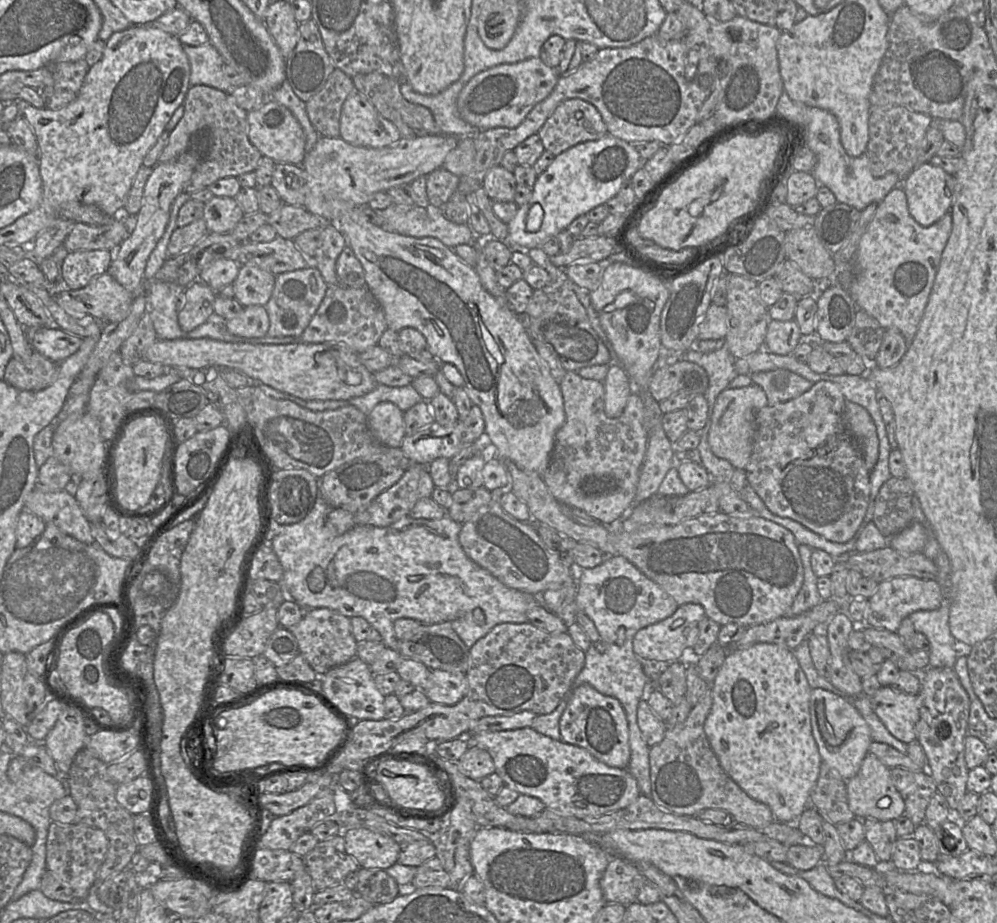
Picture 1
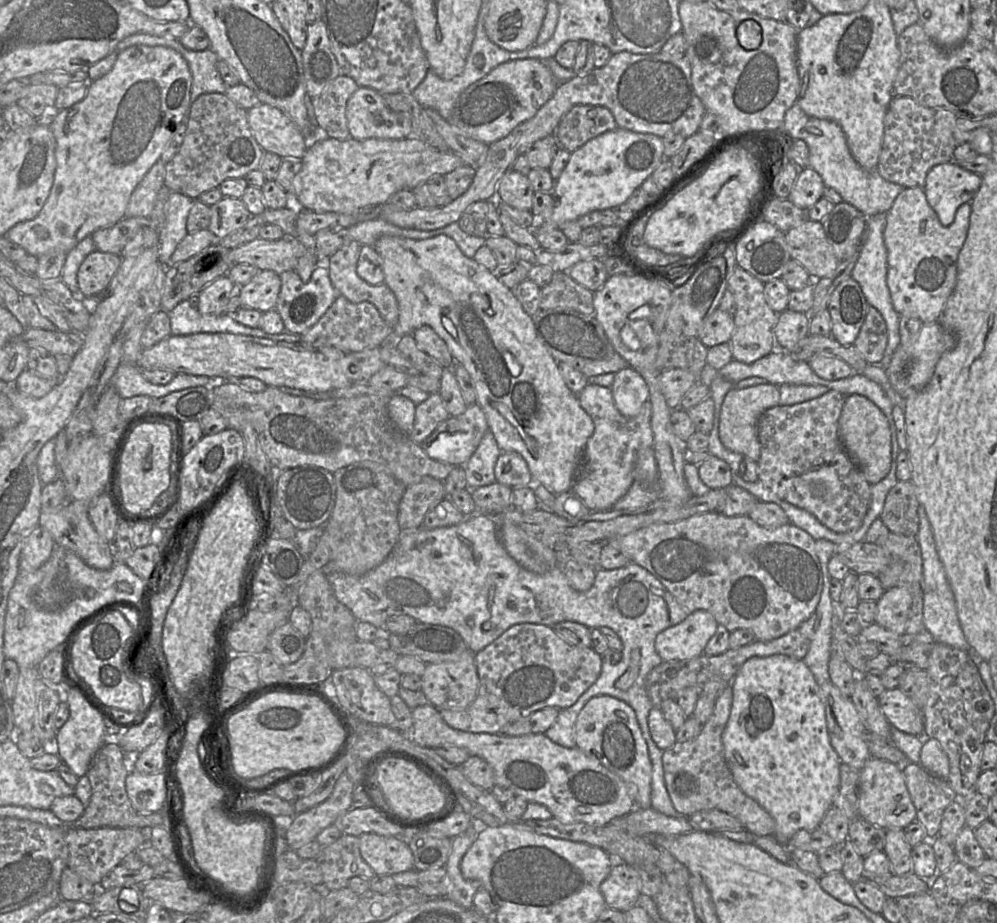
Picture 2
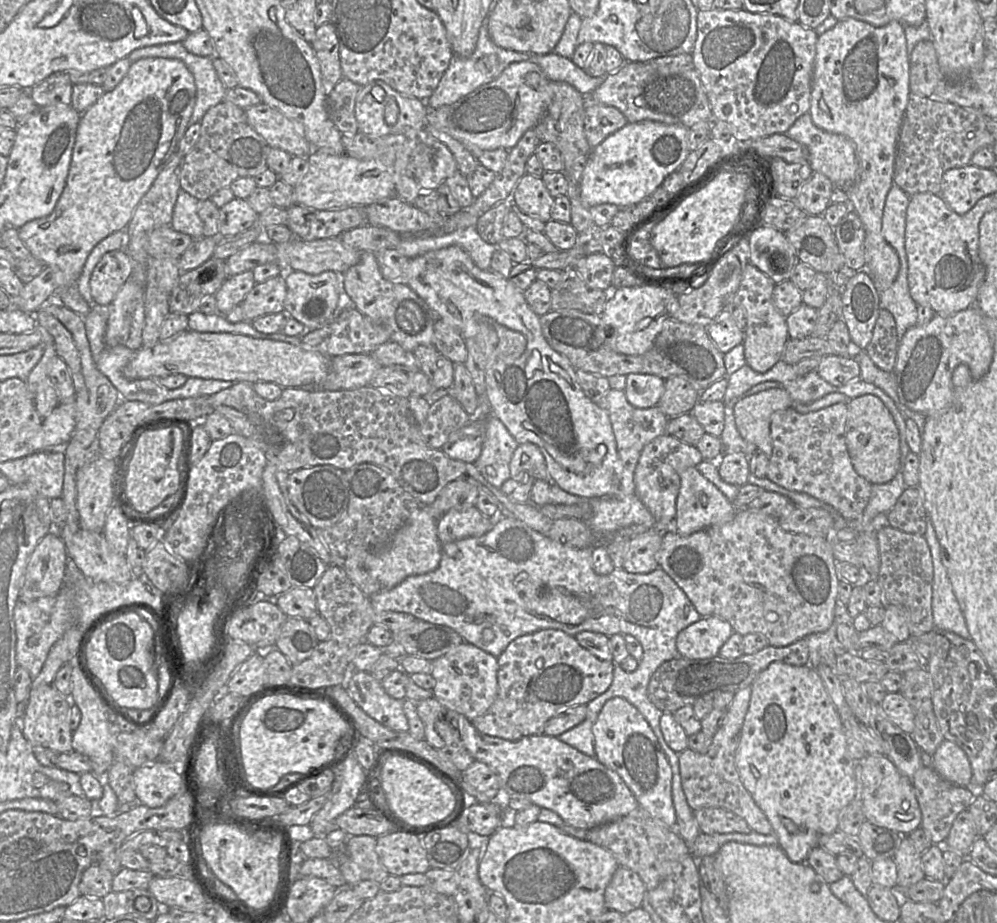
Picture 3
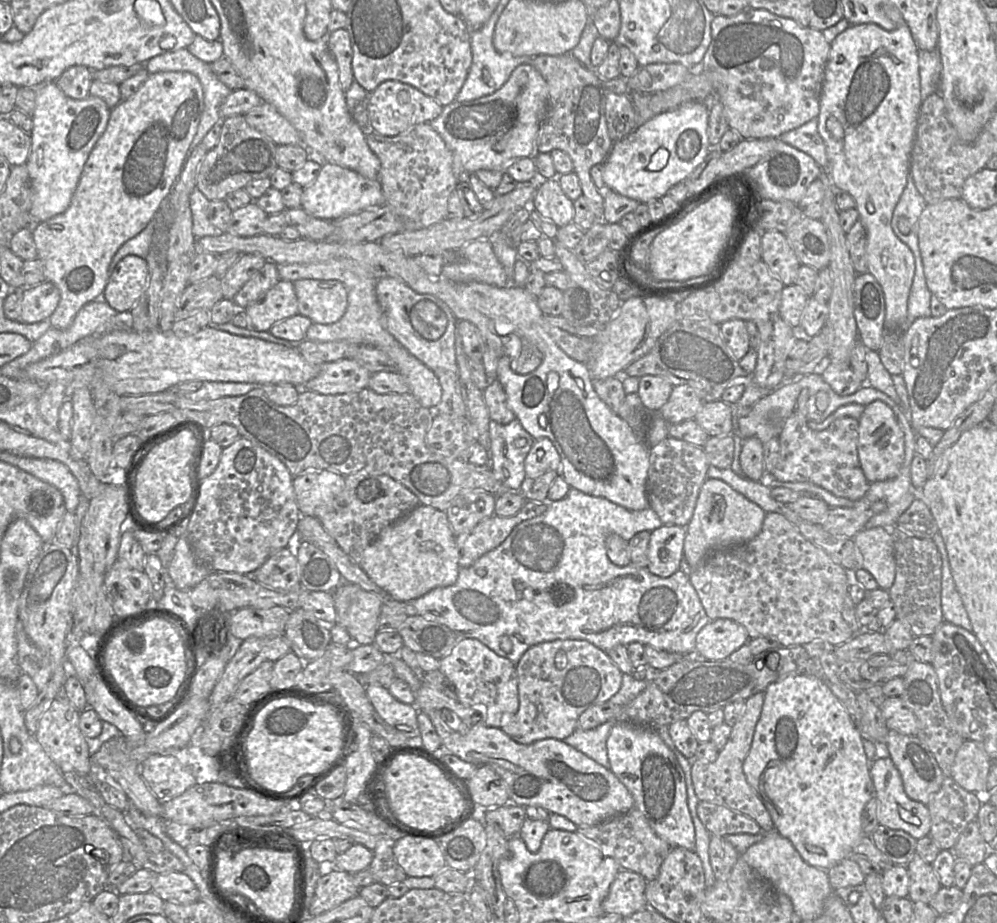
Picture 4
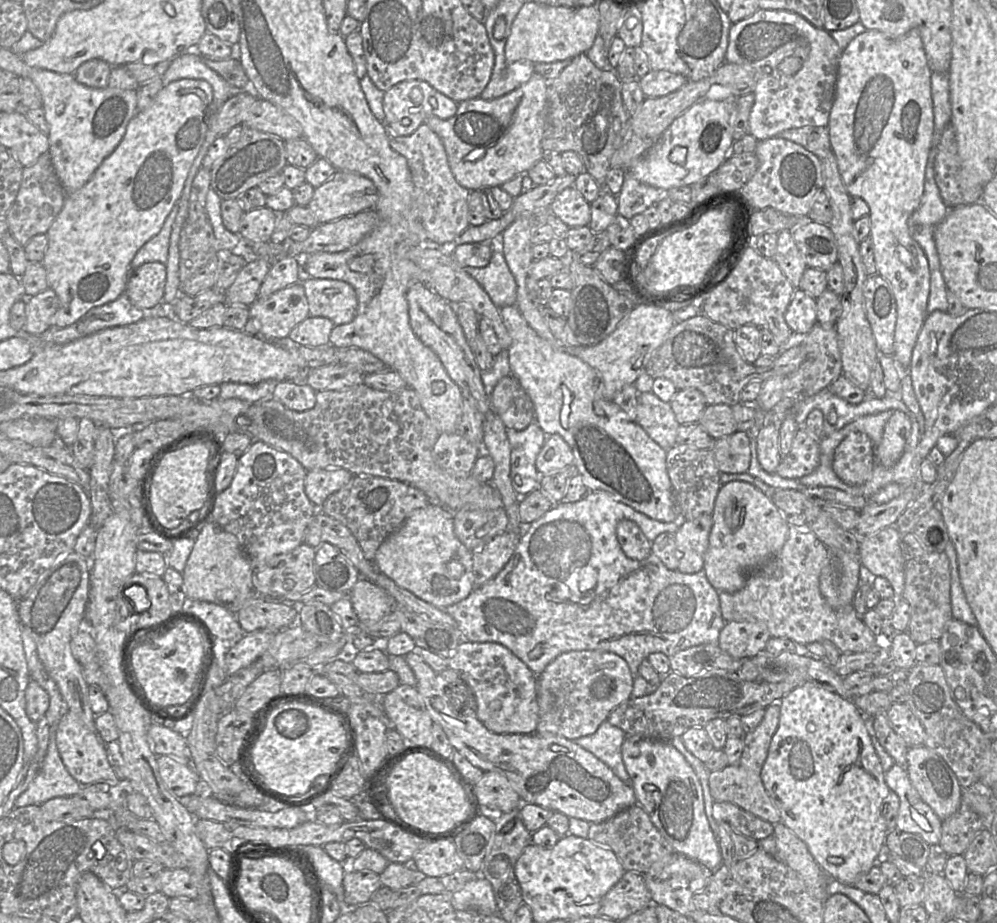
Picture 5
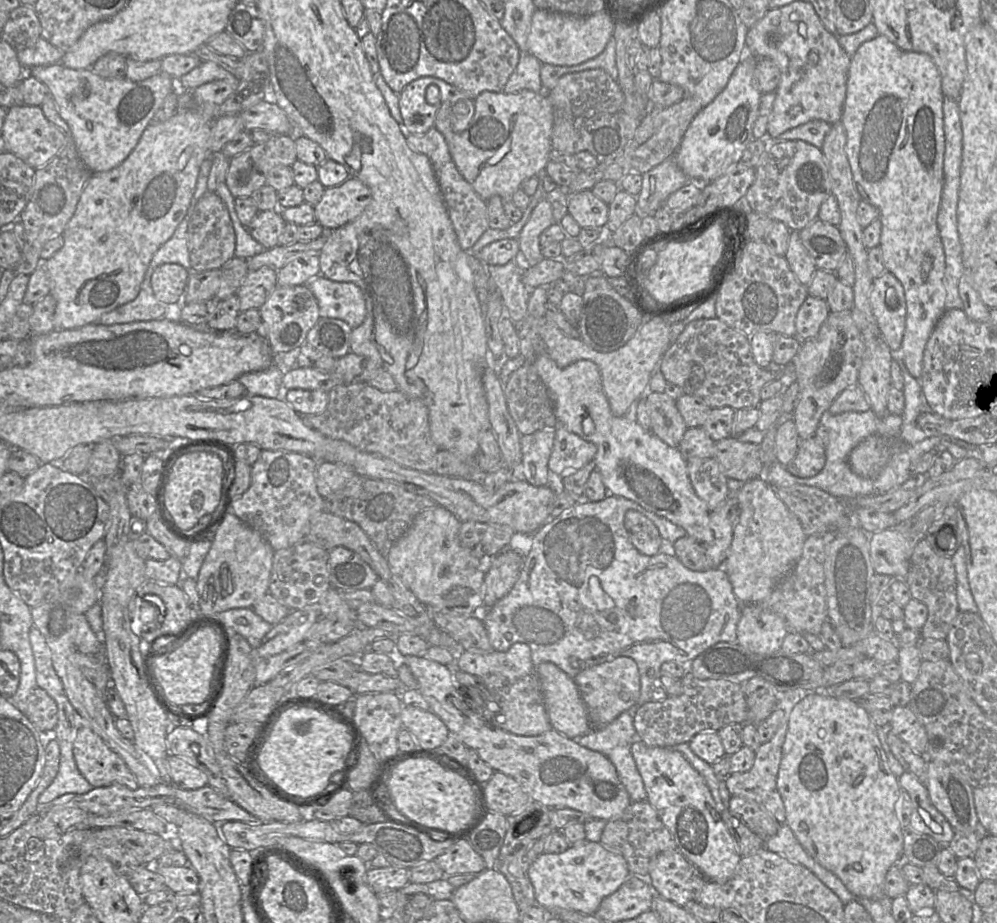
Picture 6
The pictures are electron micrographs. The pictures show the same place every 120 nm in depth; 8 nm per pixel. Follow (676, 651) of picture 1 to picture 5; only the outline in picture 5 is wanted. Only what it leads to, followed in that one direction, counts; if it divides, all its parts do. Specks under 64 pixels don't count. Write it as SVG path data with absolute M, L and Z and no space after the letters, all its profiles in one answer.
M748 621L726 622L719 634L718 646L737 659L748 659L765 650L772 636L767 629Z

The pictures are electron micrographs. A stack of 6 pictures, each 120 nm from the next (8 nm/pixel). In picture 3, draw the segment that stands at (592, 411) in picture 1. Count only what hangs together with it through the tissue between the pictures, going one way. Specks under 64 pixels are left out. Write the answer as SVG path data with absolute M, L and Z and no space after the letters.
M610 389L597 403L606 410L612 424L619 460L622 464L620 490L618 497L635 494L634 471L642 449L656 437L666 434L668 417L656 405L650 408L637 408L631 405L623 390Z

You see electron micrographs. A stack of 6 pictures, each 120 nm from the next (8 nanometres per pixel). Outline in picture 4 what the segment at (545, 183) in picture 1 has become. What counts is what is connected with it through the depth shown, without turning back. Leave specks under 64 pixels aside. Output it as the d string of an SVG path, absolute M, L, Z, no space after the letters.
M691 102L651 118L613 144L608 157L602 164L603 182L612 191L639 203L660 199L672 186L685 180L710 152L708 117L709 110L703 102Z

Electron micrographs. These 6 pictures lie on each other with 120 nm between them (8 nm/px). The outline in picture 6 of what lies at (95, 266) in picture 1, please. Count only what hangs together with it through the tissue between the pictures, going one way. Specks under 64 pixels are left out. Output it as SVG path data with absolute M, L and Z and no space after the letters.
M167 263L158 266L151 275L155 298L165 304L182 302L189 271L181 265Z

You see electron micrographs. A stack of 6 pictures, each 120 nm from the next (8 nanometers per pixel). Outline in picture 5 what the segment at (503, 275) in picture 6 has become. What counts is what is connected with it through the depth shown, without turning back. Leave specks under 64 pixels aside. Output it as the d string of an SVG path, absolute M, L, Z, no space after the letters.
M502 235L491 239L492 256L484 267L462 267L487 292L498 307L514 306L517 297L517 284L504 254Z

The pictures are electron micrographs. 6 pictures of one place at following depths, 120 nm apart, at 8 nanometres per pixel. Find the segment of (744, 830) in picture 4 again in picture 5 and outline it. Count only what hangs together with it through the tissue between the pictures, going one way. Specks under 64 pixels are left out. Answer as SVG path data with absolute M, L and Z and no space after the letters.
M714 801L712 816L716 821L726 822L742 835L757 841L773 835L773 824L731 802Z

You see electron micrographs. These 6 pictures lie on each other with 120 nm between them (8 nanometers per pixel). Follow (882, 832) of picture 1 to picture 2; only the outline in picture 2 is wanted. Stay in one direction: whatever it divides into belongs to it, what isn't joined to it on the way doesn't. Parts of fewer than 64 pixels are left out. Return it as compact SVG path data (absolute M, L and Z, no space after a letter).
M902 829L886 830L883 852L890 861L892 874L902 876L912 873L912 846L907 841Z

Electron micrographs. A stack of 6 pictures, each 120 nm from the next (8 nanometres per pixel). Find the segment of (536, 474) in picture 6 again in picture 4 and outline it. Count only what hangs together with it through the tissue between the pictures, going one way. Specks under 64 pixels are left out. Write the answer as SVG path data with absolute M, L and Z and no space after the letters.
M519 420L508 424L490 422L489 466L497 471L498 481L511 491L518 492L527 477L525 459L535 439L523 428Z

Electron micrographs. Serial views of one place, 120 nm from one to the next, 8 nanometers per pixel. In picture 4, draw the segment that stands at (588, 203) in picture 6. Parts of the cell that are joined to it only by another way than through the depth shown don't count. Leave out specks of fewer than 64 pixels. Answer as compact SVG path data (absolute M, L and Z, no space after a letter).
M556 178L540 182L530 208L558 227L572 223L574 217L573 201L565 195Z

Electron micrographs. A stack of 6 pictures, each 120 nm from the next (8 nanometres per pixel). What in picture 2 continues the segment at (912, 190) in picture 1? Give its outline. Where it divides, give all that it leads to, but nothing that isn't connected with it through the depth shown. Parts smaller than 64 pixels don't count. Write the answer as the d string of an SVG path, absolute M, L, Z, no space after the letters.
M948 162L929 170L923 190L940 223L948 226L959 206L970 203L981 182L981 175L963 169L956 162Z

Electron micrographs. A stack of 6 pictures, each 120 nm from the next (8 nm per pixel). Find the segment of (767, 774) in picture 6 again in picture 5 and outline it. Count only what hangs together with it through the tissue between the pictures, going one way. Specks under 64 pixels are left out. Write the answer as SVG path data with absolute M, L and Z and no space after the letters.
M778 703L768 706L761 723L744 735L744 748L739 763L727 765L719 771L711 771L709 775L709 790L714 801L731 802L773 825L781 823L781 816L765 790L761 770L768 755L771 739L779 725L779 715Z

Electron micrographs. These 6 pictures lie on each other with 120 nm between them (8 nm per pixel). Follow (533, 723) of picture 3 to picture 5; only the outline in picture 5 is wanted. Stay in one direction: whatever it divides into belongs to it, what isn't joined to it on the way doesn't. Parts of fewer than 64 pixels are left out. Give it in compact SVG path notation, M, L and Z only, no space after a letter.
M596 650L562 653L536 676L540 717L535 733L559 735L572 741L595 733L616 707L631 699L634 680L625 659L613 652Z

